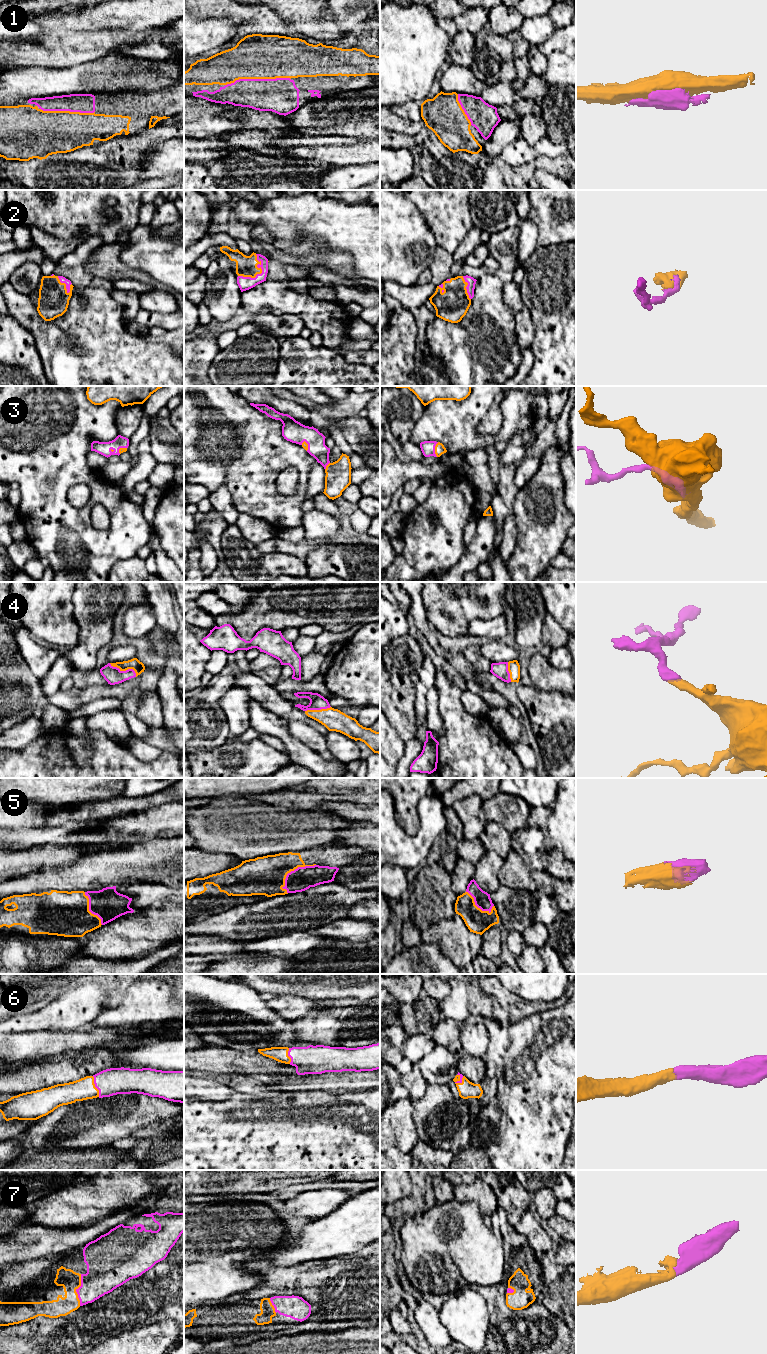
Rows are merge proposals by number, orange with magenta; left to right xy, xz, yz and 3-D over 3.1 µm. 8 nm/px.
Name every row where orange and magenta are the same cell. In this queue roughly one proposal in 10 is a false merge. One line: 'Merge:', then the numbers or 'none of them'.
Merge: 1, 2, 3, 4, 5, 6, 7

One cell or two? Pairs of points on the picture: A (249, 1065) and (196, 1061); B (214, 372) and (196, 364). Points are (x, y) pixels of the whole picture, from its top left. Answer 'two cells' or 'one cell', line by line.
A: one cell
B: two cells

